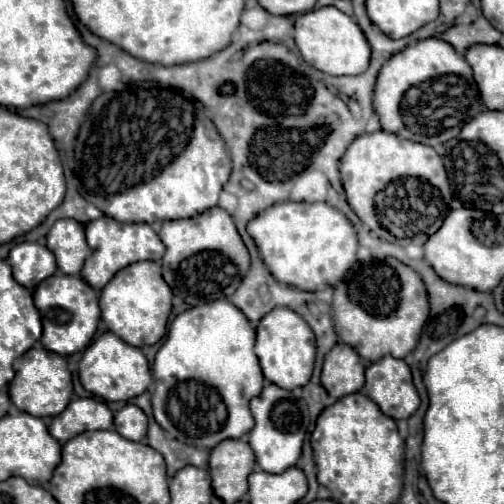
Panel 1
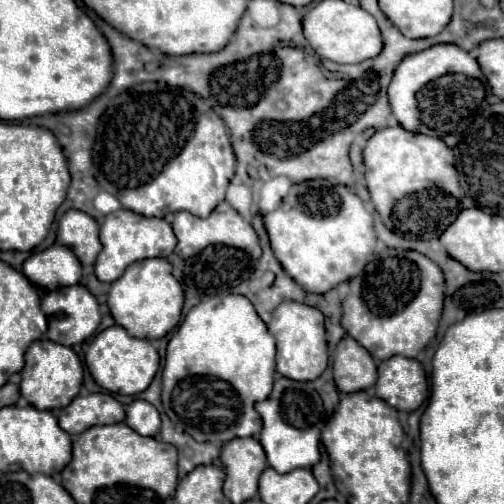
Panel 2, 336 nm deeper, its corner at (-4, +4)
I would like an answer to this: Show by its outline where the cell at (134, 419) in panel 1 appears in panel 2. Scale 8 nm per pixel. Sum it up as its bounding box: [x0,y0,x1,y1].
[125,400,161,436]

